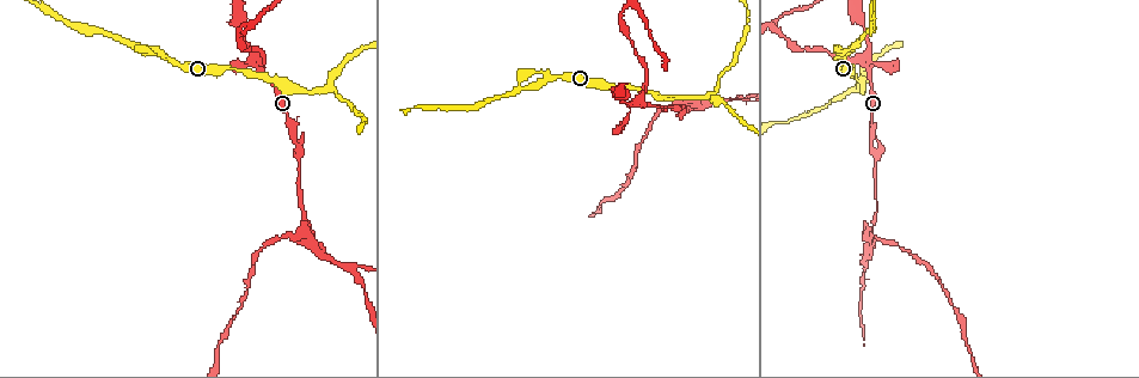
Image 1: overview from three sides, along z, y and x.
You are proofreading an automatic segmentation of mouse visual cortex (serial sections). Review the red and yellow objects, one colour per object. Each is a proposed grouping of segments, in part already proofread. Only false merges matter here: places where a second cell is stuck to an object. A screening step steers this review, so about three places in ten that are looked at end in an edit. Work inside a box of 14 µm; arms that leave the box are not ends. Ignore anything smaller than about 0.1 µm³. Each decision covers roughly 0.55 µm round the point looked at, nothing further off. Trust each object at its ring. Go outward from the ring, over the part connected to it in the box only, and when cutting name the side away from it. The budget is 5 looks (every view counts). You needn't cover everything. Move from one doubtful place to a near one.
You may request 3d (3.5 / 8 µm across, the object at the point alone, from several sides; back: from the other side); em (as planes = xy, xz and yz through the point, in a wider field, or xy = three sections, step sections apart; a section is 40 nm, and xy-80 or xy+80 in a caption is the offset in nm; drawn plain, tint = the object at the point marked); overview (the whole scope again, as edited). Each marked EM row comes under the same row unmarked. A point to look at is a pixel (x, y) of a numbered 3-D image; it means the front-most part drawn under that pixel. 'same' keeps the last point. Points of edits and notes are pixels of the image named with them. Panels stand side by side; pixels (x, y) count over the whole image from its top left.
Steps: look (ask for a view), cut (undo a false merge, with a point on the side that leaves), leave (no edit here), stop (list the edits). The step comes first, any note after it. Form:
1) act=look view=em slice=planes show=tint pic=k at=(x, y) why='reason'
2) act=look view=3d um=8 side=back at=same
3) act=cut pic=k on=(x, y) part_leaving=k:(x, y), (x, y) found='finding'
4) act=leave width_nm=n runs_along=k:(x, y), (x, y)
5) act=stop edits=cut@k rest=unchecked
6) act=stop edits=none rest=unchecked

act=look view=3d um=3.5 pic=1 at=(643, 103) why='two arms in line, one across'

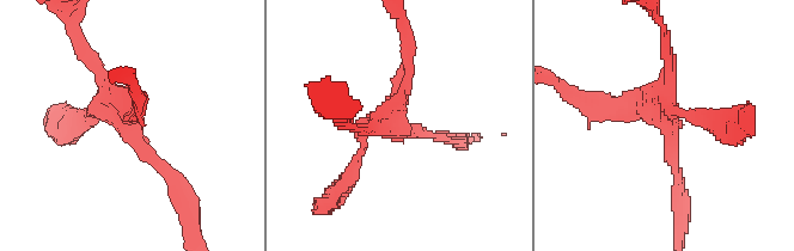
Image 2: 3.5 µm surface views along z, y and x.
act=look view=em slice=planes show=tint pic=2 at=(665, 118)

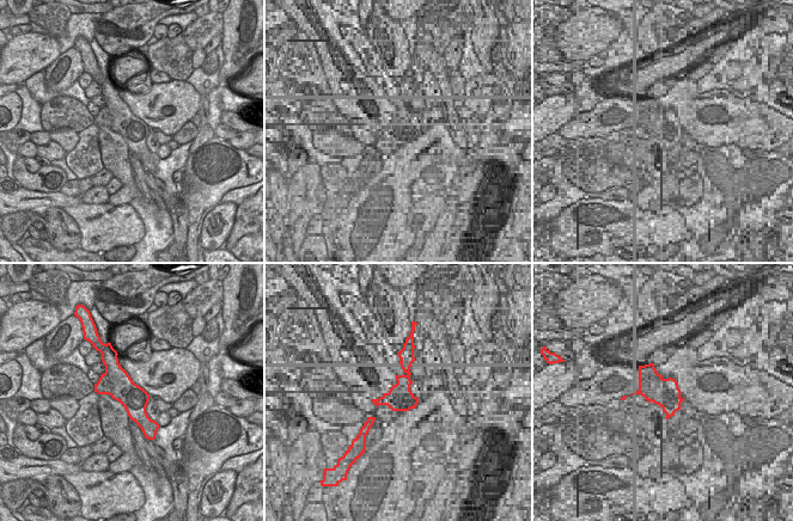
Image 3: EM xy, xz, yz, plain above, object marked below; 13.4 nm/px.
act=cut pic=2 on=(402, 74) part_leaving=2:(395, 122), (409, 73), (402, 24) found='two cells meet here'

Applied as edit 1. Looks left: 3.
act=look view=overview

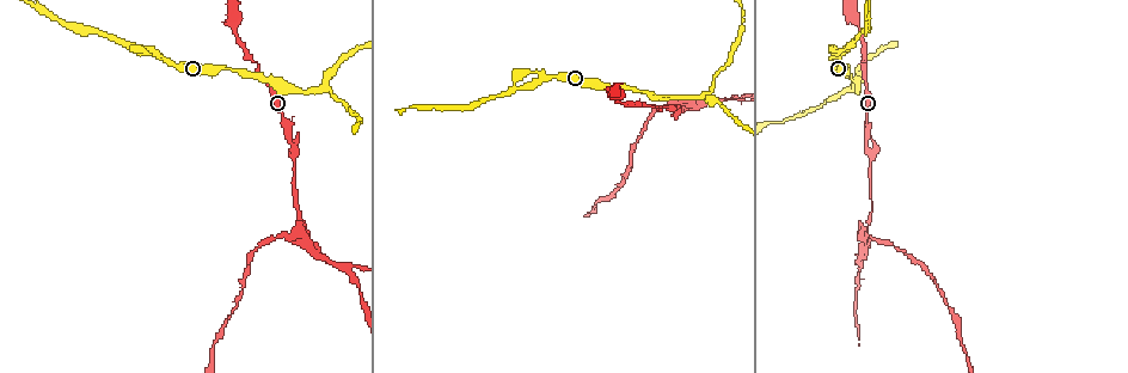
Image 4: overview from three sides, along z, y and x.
act=look view=3d um=8 pic=4 at=(703, 94) why='sharp bend'

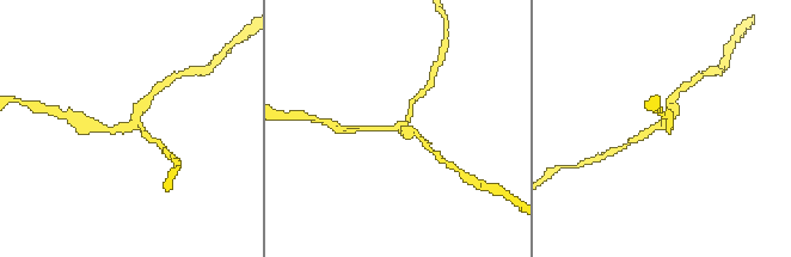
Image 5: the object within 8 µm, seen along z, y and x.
act=look view=em slice=planes show=tint pic=5 at=(132, 126) why='now the EM'

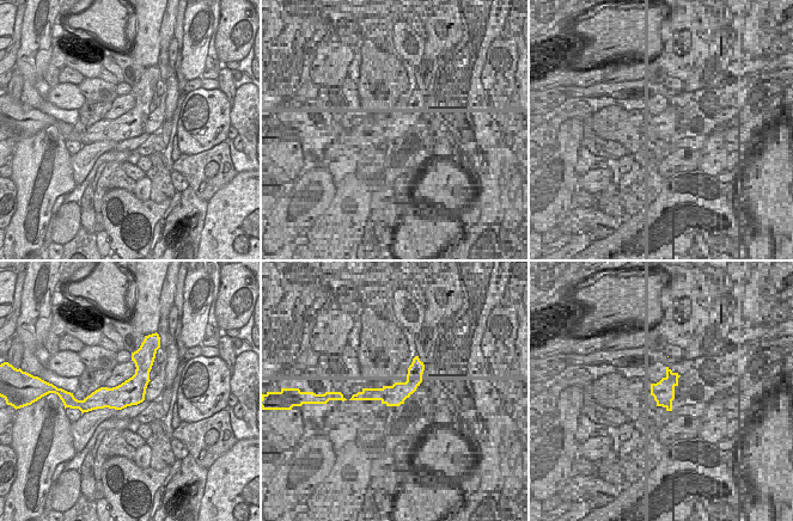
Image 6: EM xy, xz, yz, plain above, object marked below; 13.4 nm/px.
act=leave arm_widths_nm=150,200,250 runs_along=6:(135, 357), (140, 377), (91, 406) found='one cell here'

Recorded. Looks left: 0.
act=stop edits=cut@2 rest=unchecked

